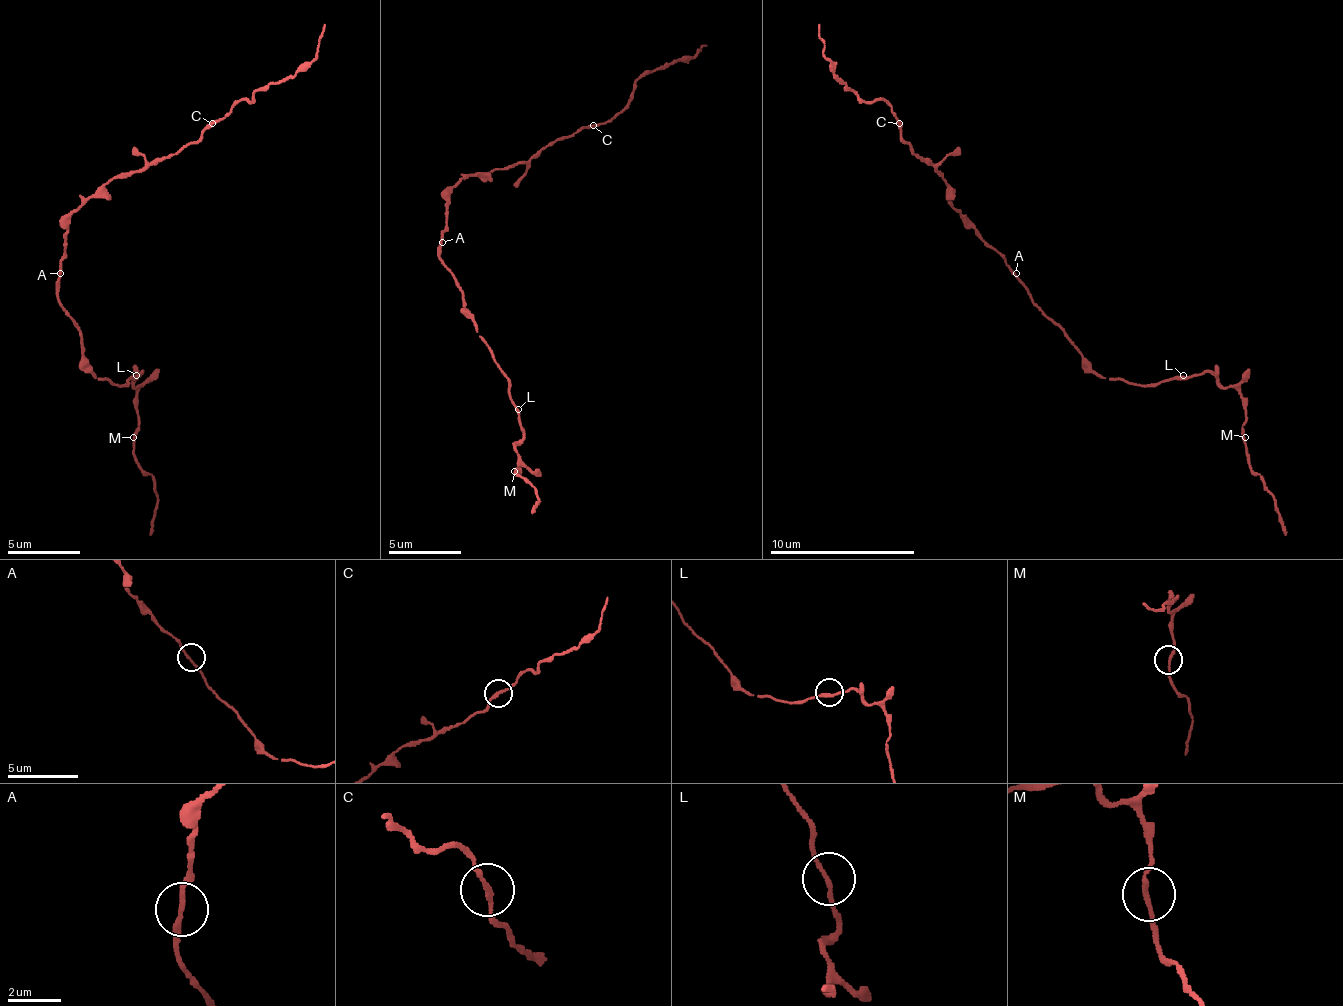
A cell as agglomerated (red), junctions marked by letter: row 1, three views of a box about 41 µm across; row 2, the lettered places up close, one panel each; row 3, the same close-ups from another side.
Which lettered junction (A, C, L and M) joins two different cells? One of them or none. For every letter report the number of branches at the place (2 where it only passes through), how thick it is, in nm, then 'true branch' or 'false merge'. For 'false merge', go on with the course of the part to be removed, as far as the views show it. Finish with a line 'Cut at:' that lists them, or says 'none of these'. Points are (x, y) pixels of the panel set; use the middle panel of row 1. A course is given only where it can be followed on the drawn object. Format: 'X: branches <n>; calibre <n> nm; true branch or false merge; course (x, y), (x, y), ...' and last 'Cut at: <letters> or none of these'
A: branches 2; calibre 170 nm; true branch
C: branches 2; calibre 170 nm; true branch
L: branches 2; calibre 170 nm; true branch
M: branches 2; calibre 170 nm; true branch
Cut at: none of these

